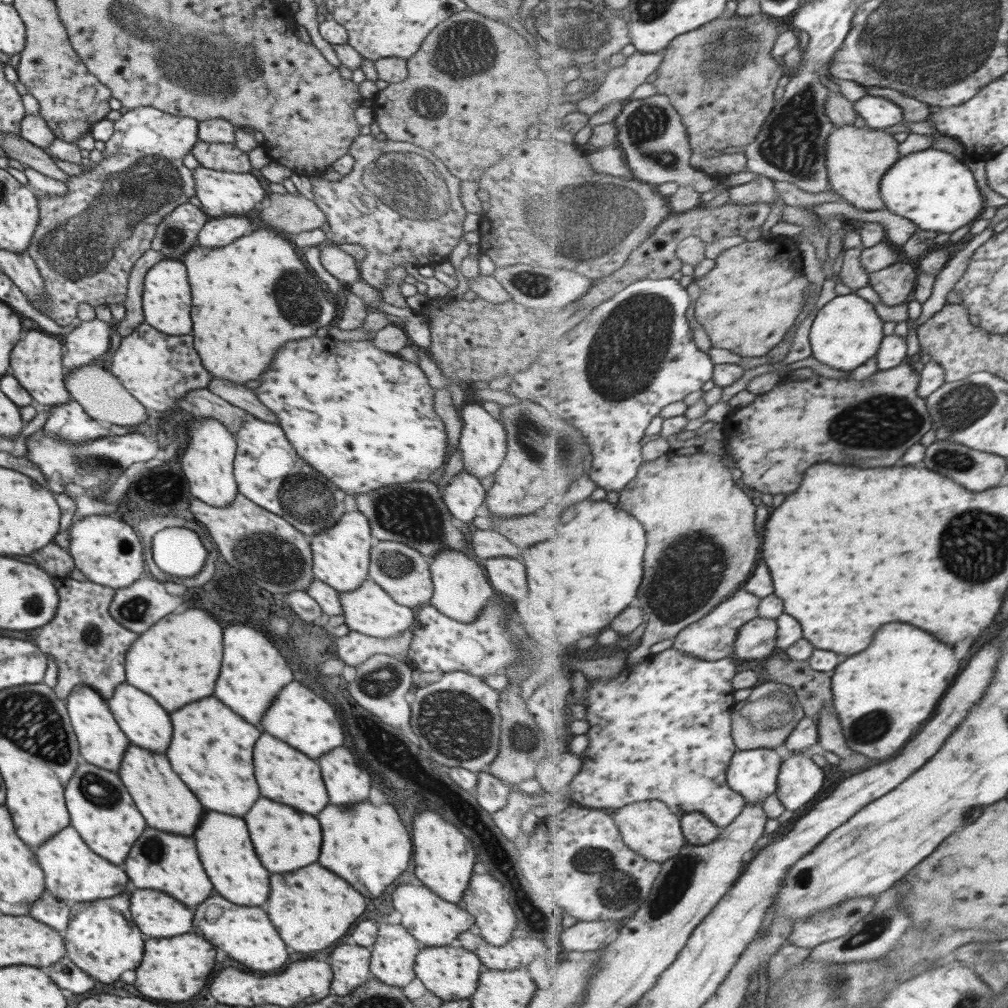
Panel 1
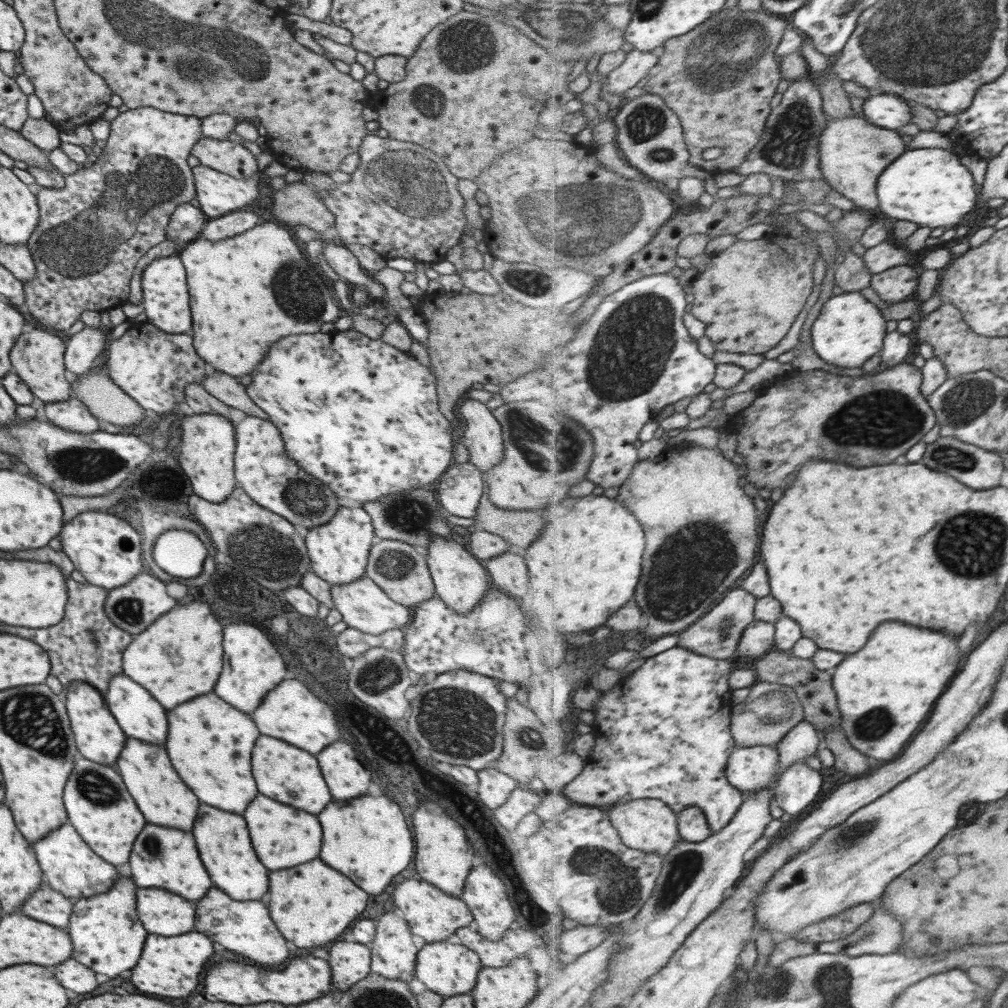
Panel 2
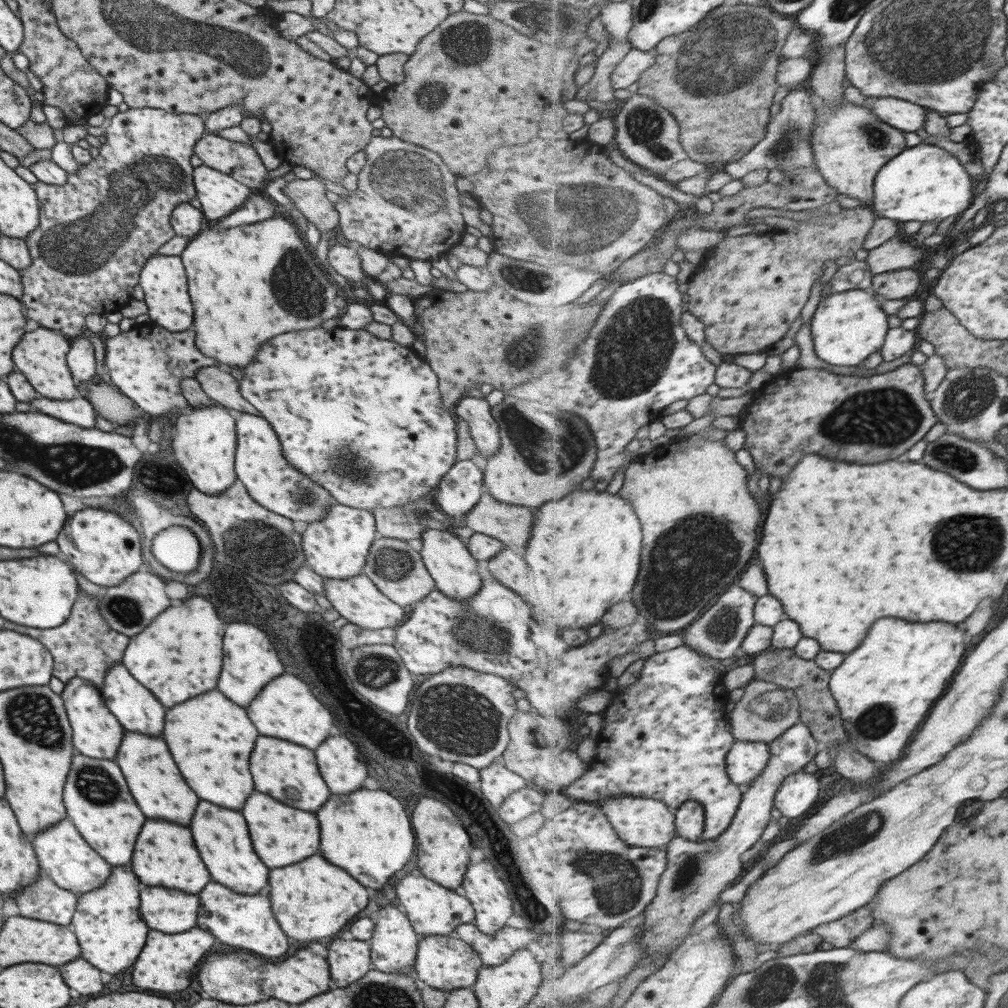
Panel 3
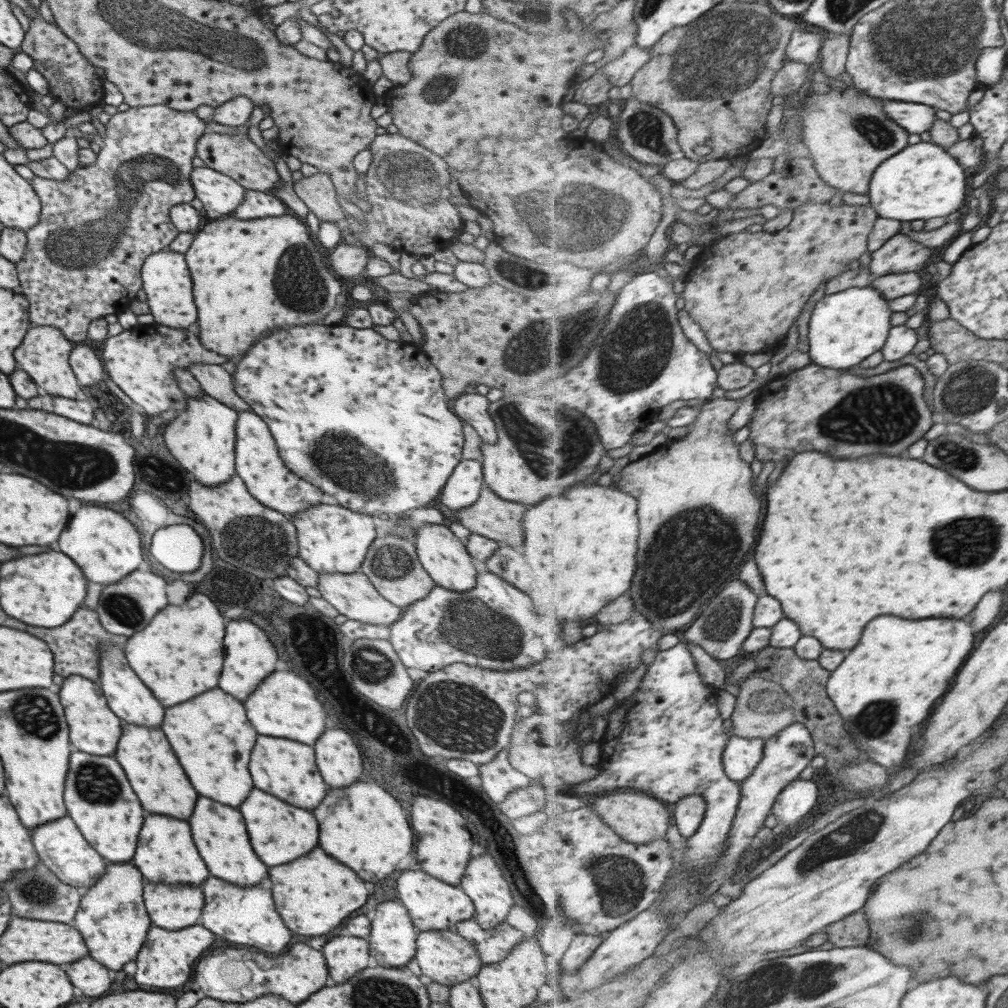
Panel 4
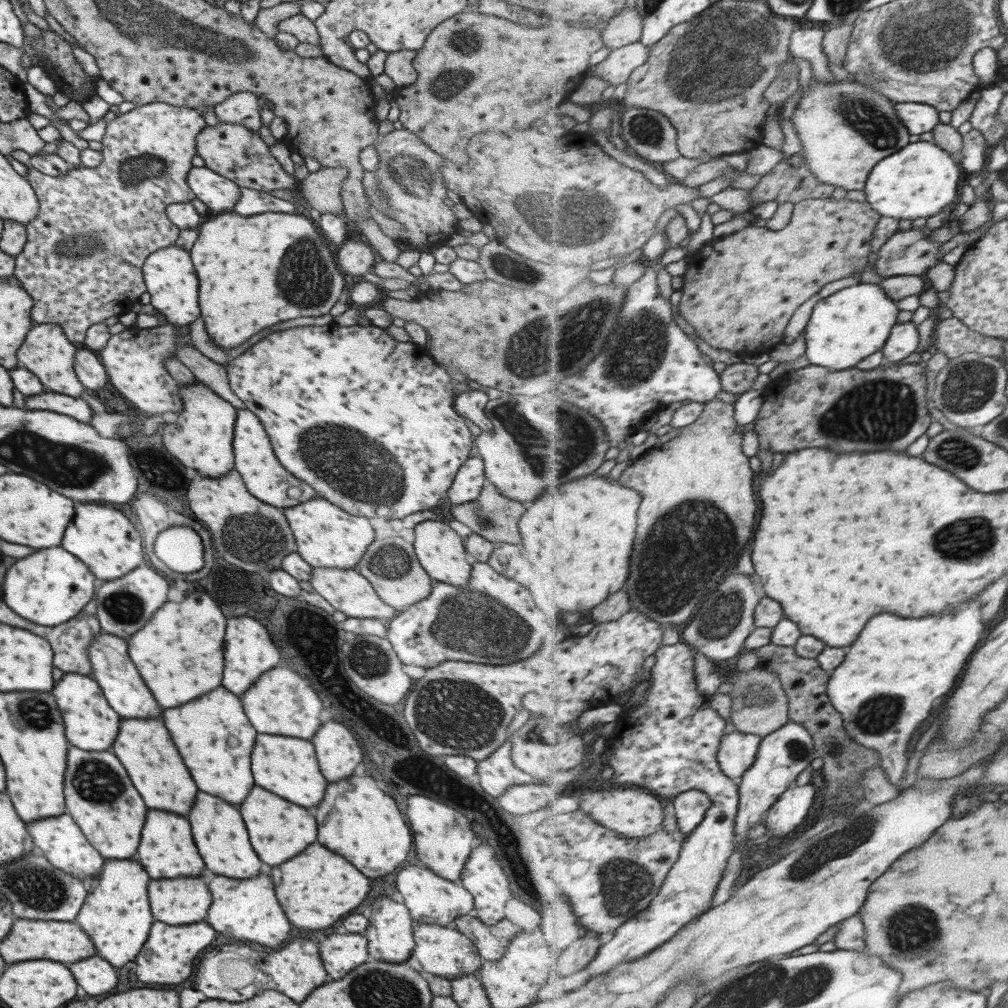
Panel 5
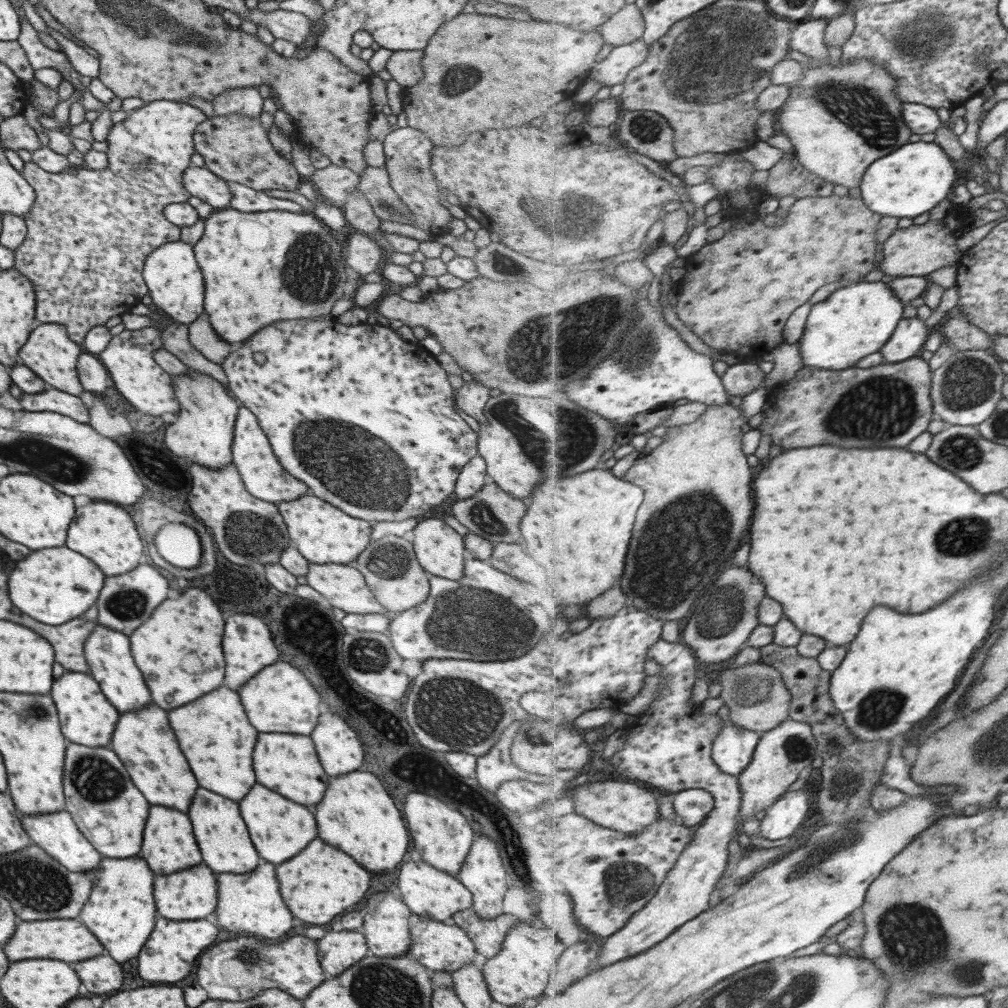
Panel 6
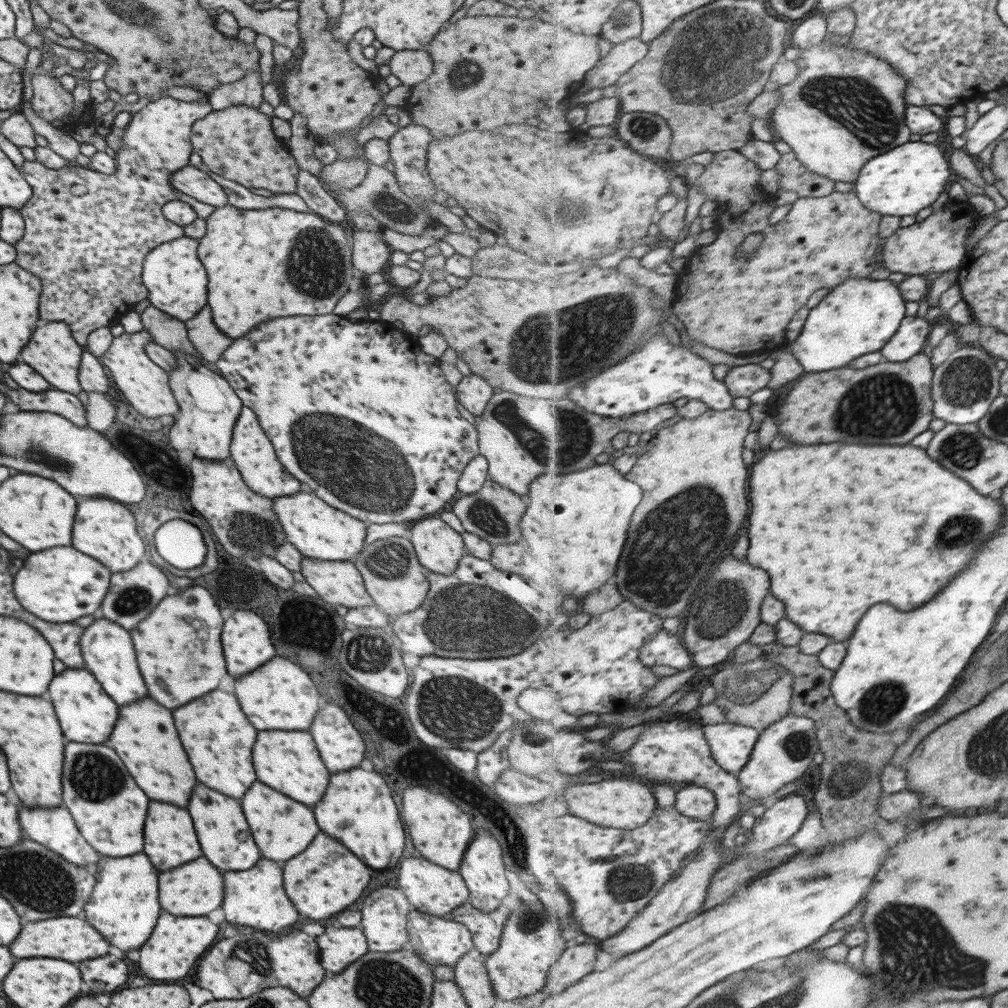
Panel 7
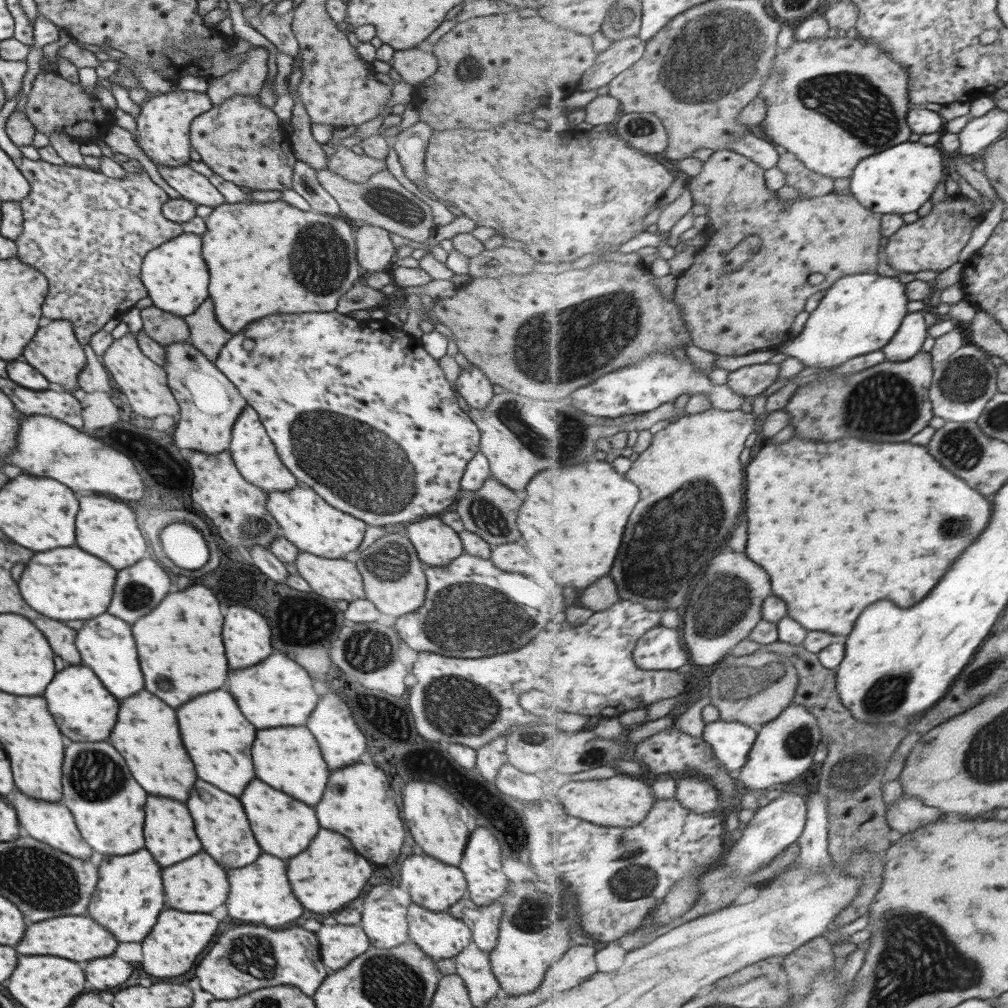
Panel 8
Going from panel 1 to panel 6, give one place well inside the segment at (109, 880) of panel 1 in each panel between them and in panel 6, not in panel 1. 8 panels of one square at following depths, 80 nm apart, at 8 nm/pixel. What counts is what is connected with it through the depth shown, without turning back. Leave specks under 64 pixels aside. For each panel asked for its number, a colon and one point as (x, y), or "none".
2: (68, 865)
3: (62, 854)
4: (60, 847)
5: (58, 838)
6: (55, 833)

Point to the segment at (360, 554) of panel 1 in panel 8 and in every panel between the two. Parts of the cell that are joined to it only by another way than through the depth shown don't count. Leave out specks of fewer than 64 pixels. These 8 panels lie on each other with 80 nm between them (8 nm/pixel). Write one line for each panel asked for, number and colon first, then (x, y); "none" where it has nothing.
2: (337, 550)
3: (335, 546)
4: (331, 539)
5: (325, 536)
6: (322, 534)
7: (318, 531)
8: (309, 523)

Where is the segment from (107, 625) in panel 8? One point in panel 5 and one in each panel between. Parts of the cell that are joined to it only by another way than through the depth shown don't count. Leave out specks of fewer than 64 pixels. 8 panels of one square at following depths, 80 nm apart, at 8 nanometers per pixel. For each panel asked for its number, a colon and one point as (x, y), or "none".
5: (112, 669)
6: (106, 651)
7: (105, 647)

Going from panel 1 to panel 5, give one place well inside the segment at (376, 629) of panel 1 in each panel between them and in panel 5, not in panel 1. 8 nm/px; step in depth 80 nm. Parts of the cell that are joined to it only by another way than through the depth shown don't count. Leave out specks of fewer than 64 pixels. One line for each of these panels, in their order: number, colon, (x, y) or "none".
2: (362, 604)
3: (356, 599)
4: (352, 595)
5: (347, 590)

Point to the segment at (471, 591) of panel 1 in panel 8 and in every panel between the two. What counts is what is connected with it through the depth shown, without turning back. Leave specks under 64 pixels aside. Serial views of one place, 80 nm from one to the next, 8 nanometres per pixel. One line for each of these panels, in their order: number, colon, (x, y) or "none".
2: (460, 580)
3: (446, 558)
4: (444, 558)
5: (438, 549)
6: (438, 549)
7: (437, 547)
8: (435, 543)

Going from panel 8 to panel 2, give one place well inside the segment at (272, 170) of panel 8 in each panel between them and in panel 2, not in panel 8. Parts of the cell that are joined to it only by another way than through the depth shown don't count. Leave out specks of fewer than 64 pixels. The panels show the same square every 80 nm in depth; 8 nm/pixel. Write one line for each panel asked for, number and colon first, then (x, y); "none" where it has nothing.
2: (225, 156)
3: (239, 160)
4: (234, 155)
5: (231, 150)
6: (235, 147)
7: (237, 143)

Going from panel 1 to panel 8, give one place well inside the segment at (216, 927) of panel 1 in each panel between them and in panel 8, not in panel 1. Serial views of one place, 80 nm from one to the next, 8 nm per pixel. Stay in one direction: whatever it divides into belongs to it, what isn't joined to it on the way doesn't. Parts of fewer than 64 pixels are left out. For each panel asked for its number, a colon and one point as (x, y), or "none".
2: (244, 927)
3: (245, 921)
4: (243, 915)
5: (245, 908)
6: (250, 902)
7: (254, 897)
8: (258, 893)

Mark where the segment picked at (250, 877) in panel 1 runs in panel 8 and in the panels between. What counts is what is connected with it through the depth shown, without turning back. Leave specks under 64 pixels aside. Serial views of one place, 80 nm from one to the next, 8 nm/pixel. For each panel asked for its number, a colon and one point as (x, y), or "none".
2: (223, 846)
3: (220, 836)
4: (218, 833)
5: (218, 832)
6: (224, 846)
7: (222, 833)
8: (219, 822)

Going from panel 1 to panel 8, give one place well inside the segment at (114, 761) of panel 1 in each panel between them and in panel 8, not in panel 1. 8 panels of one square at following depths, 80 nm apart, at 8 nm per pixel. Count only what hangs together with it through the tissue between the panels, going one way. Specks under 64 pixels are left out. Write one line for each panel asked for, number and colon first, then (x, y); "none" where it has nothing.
2: (98, 737)
3: (97, 733)
4: (93, 728)
5: (90, 723)
6: (86, 717)
7: (86, 714)
8: (84, 711)

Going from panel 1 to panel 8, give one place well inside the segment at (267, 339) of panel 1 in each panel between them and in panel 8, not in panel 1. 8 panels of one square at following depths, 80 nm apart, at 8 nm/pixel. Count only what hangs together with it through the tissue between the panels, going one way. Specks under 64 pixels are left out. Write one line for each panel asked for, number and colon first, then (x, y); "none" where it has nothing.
2: (245, 291)
3: (247, 283)
4: (250, 275)
5: (253, 271)
6: (258, 267)
7: (264, 263)
8: (263, 258)

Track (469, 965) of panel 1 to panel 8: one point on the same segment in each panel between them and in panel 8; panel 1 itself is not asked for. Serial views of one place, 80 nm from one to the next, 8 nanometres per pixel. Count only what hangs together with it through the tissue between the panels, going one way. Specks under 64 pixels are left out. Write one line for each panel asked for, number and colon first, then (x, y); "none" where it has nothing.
2: (446, 969)
3: (445, 963)
4: (446, 958)
5: (442, 951)
6: (439, 946)
7: (437, 940)
8: (440, 936)

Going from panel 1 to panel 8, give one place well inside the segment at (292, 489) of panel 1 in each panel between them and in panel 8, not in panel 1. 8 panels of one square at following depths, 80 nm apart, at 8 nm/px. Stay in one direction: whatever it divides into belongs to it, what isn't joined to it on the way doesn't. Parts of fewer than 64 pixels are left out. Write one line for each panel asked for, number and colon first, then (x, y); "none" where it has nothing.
2: (261, 468)
3: (270, 481)
4: (256, 462)
5: (264, 478)
6: (263, 478)
7: (250, 450)
8: (253, 454)

